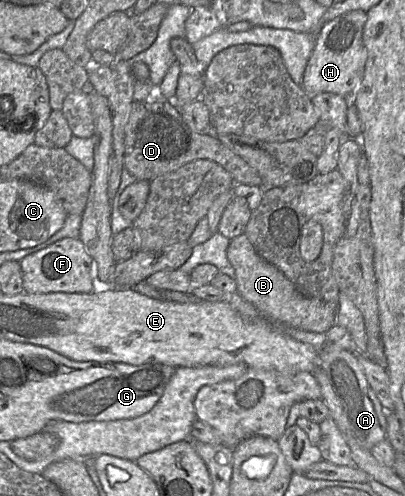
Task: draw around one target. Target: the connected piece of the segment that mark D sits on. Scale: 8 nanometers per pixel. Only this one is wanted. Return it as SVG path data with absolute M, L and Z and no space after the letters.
M173 100L133 103L125 126L124 168L137 180L151 181L198 159L208 159L220 164L231 174L235 183L263 187L258 172L222 144L216 135L193 130Z

